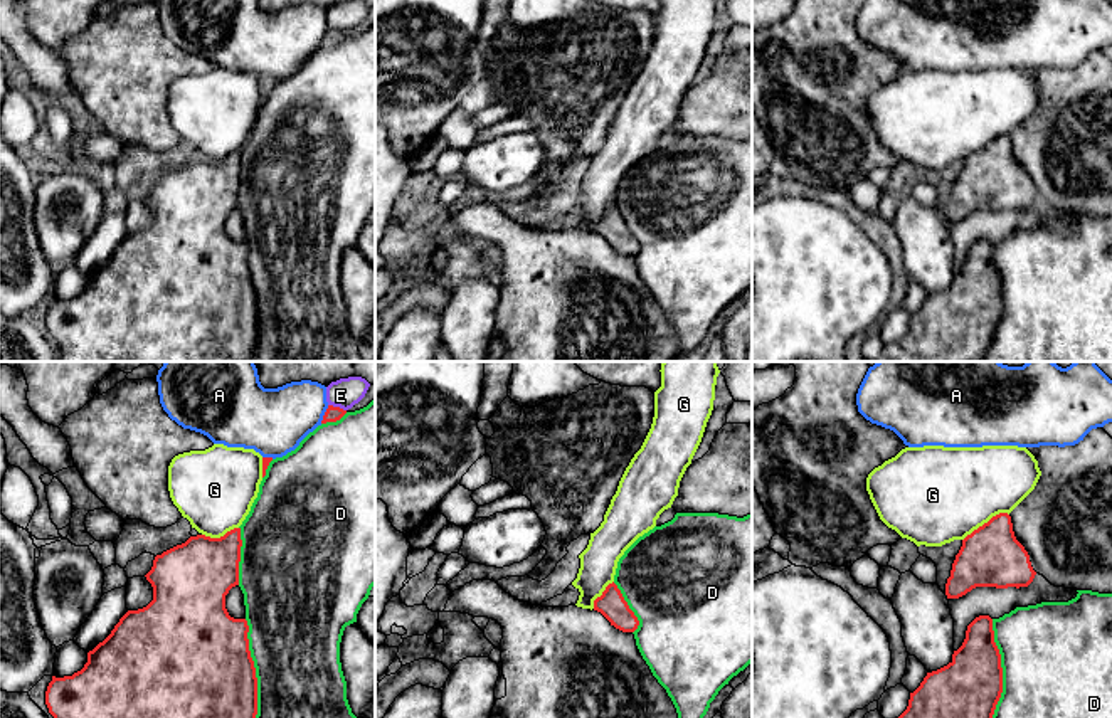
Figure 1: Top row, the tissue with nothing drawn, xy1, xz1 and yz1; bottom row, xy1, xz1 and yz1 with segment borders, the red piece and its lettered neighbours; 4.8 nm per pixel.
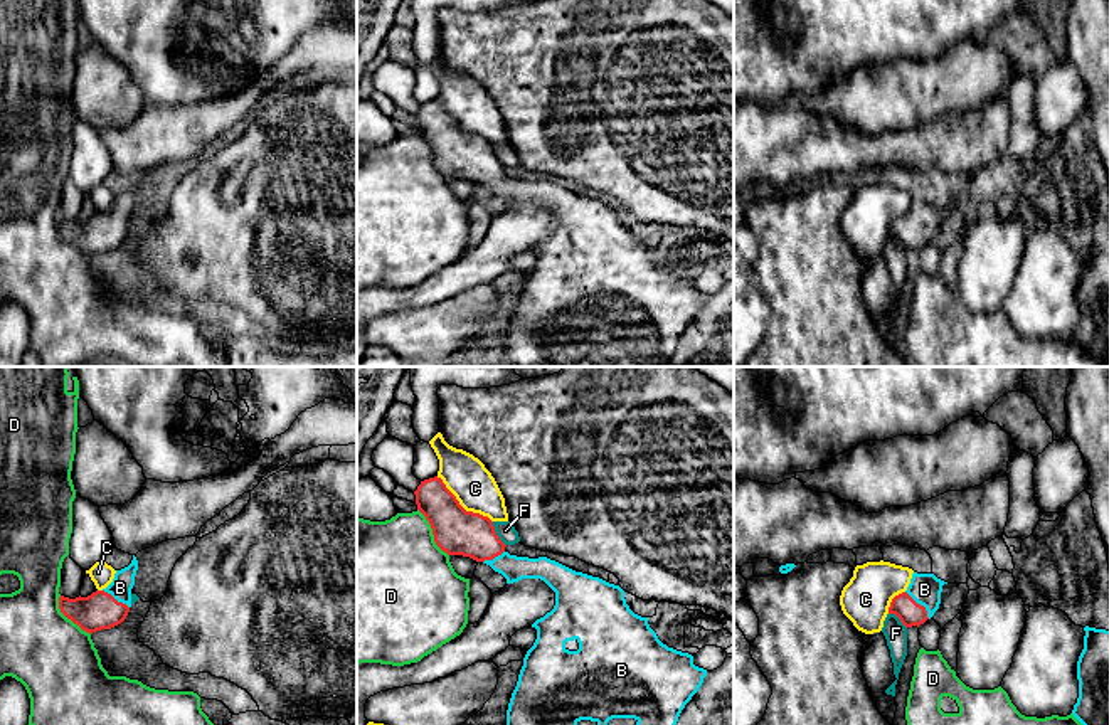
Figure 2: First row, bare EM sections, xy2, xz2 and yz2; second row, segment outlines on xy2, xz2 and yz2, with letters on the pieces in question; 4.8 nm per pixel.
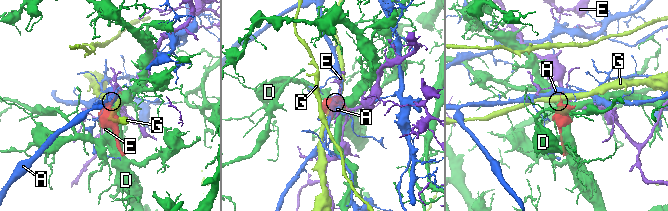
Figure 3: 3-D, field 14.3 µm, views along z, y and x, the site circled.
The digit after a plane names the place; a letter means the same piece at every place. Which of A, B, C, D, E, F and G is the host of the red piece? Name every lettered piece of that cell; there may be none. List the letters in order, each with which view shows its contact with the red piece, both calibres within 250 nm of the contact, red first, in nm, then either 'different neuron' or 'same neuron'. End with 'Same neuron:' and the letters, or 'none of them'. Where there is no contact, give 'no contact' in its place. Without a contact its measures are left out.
A: xy1 | 70/320 nm | different neuron
B: yz2 | 120/150 nm | same neuron
C: xz2 | 220/200 nm | different neuron
D: xy1 | 500/440 nm | different neuron
E: xy1 | 70/140 nm | different neuron
F: xz2 | 220/90 nm | different neuron
G: yz1 | 280/460 nm | different neuron
Same neuron: B

